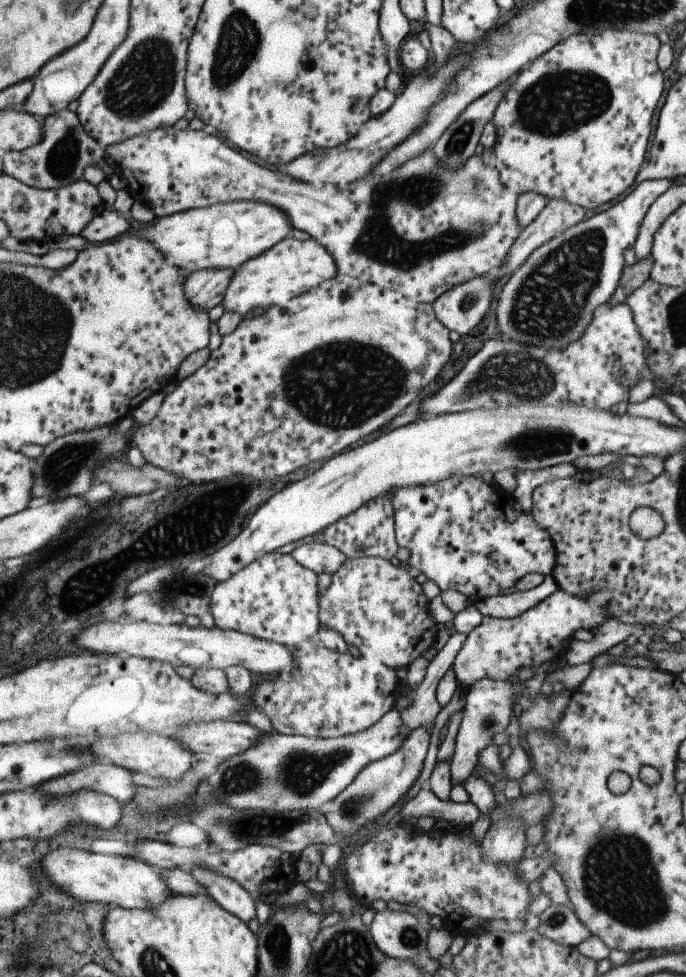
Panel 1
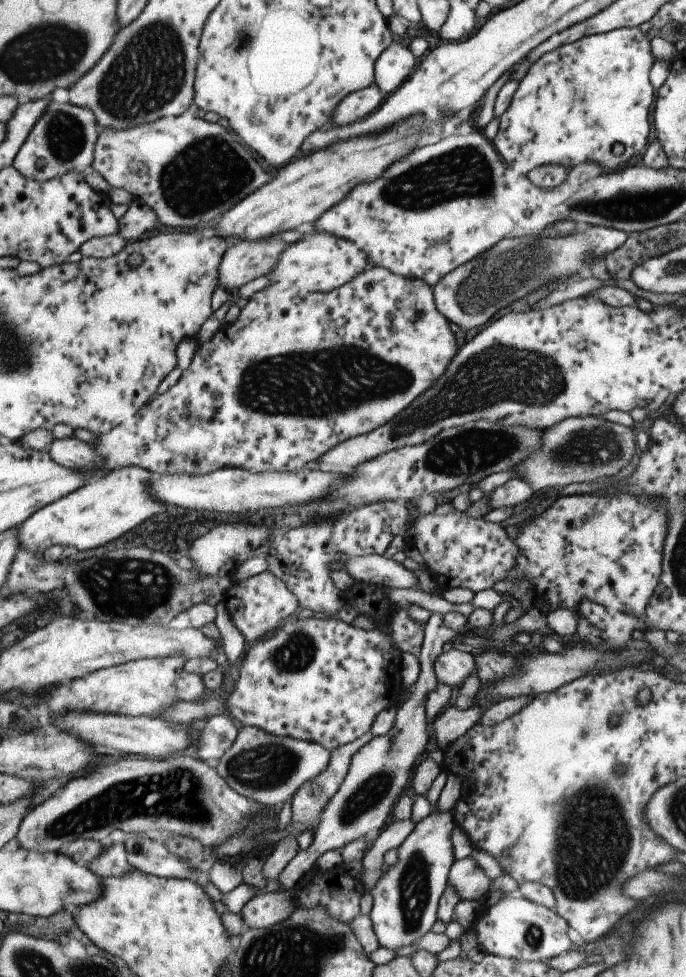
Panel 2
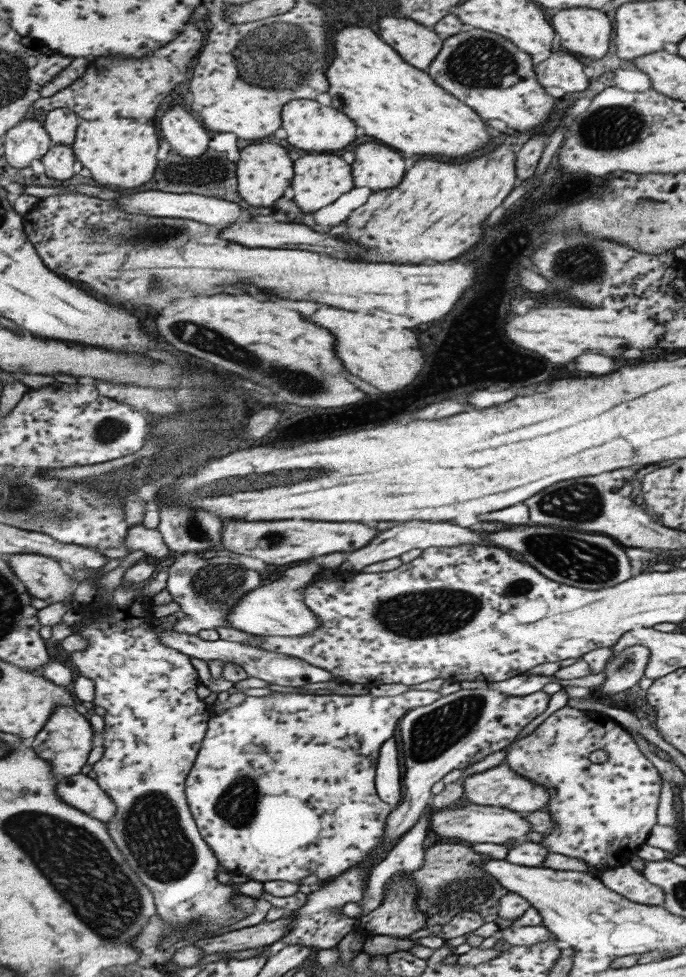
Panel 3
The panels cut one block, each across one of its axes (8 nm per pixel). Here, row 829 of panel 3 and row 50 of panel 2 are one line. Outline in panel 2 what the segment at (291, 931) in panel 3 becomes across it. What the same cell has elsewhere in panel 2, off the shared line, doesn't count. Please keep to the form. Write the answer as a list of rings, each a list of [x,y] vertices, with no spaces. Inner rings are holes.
[[[392,41],[373,64],[373,83],[379,92],[390,95],[409,76],[415,61],[407,47]]]

